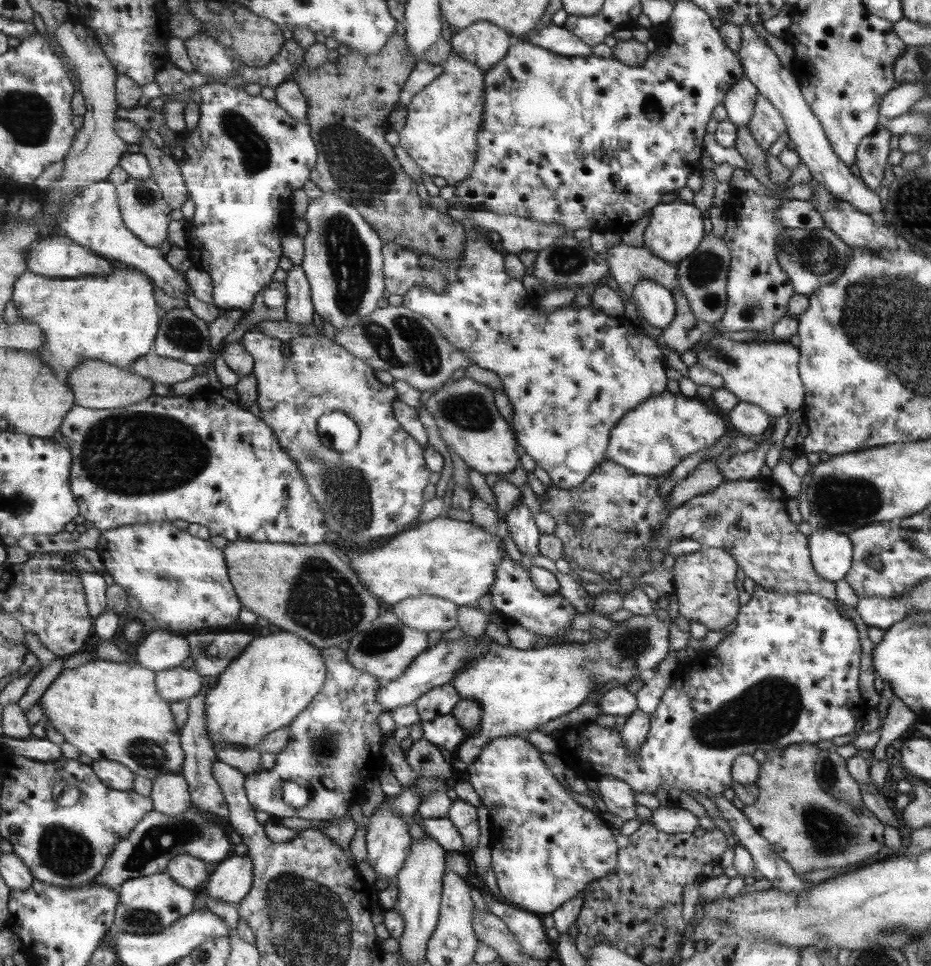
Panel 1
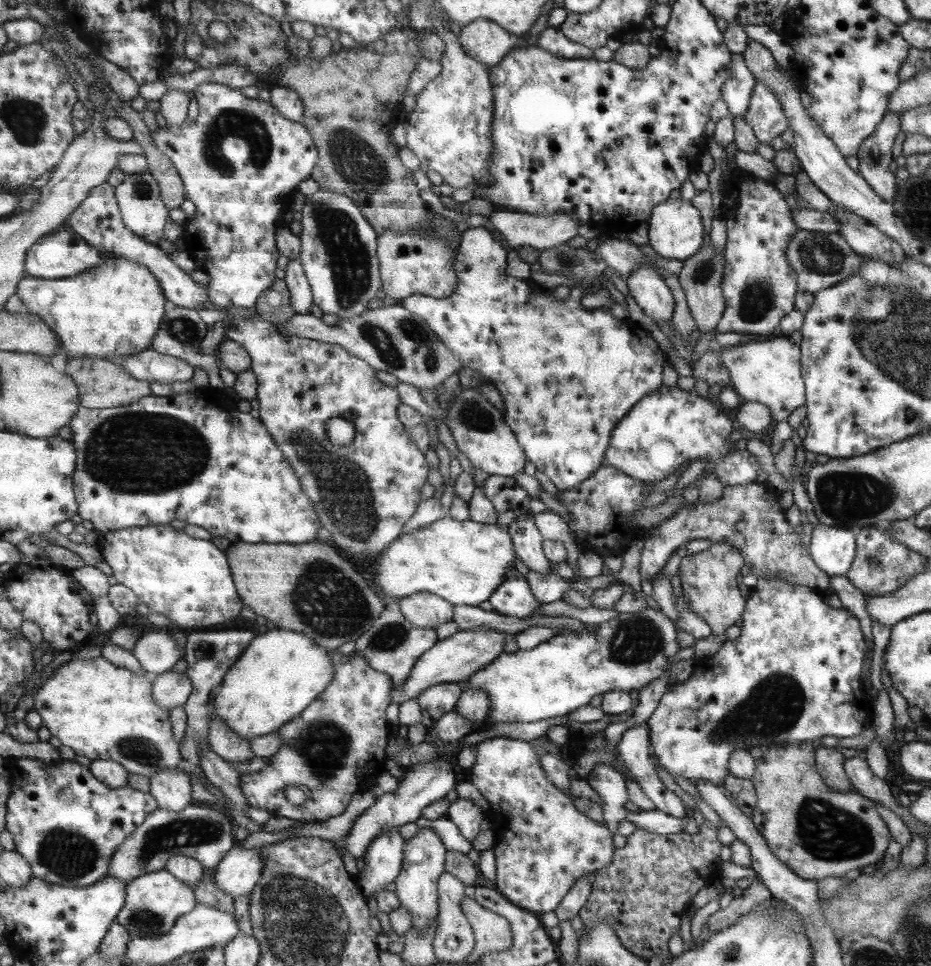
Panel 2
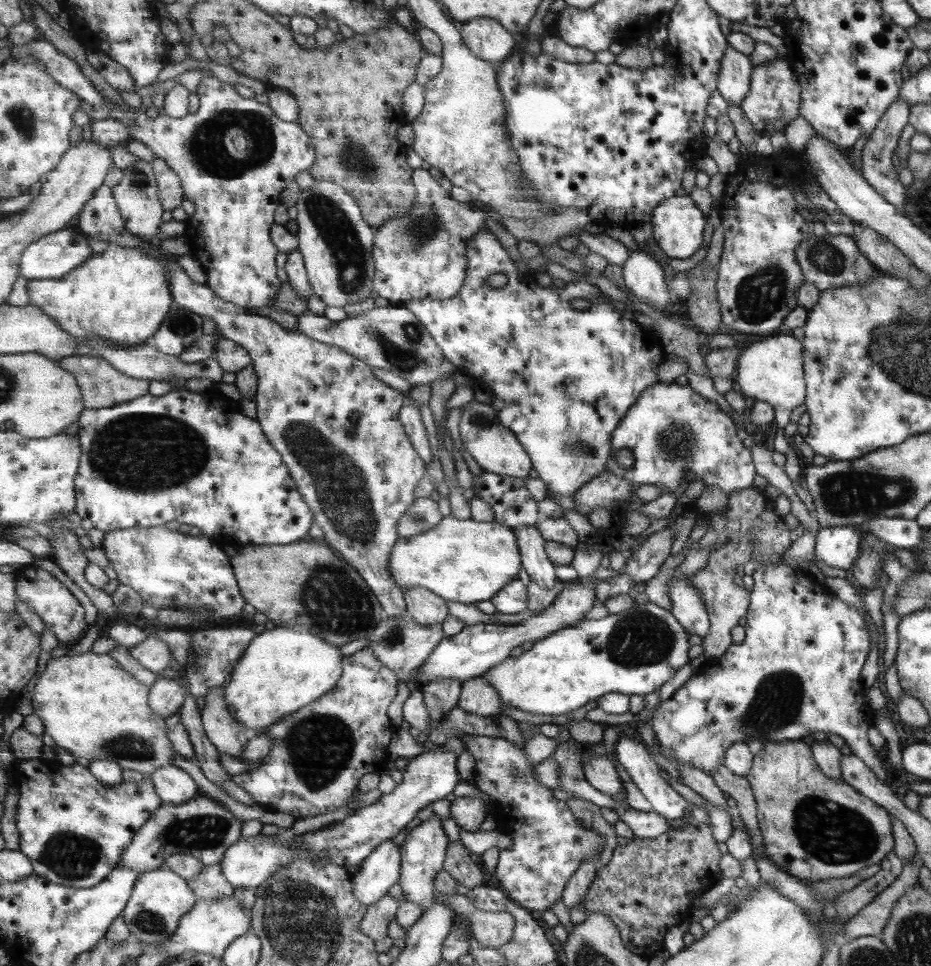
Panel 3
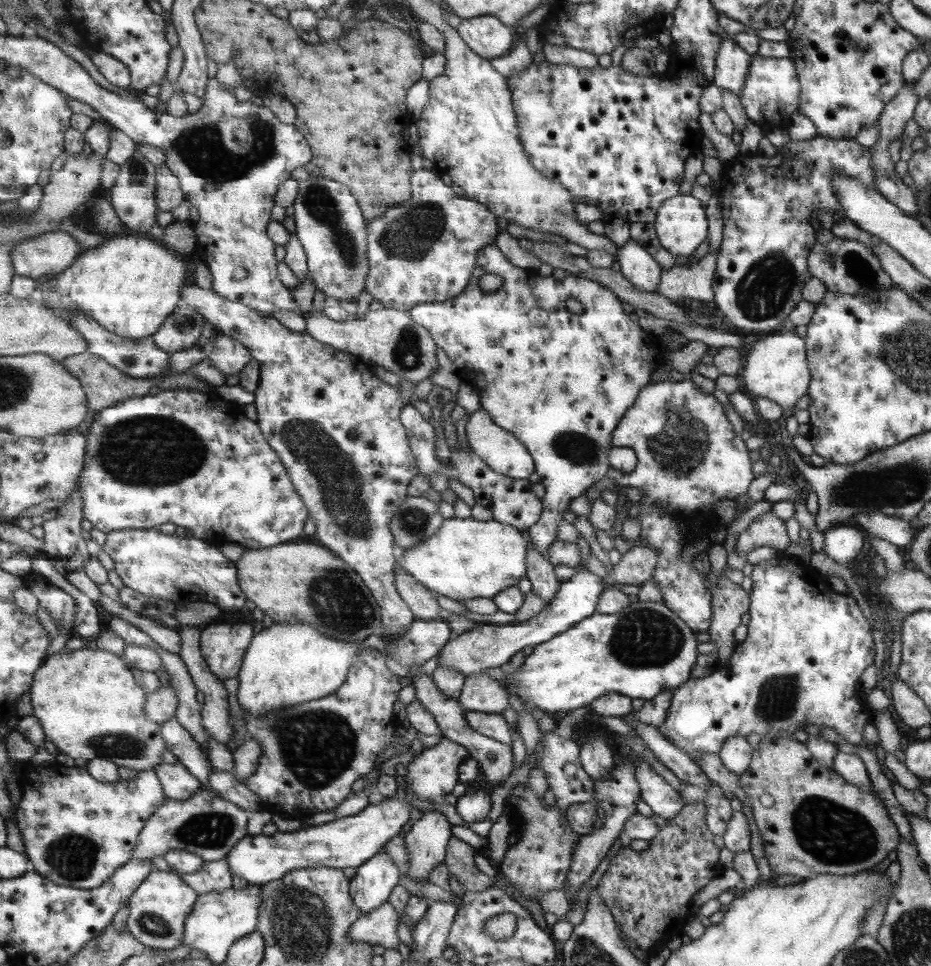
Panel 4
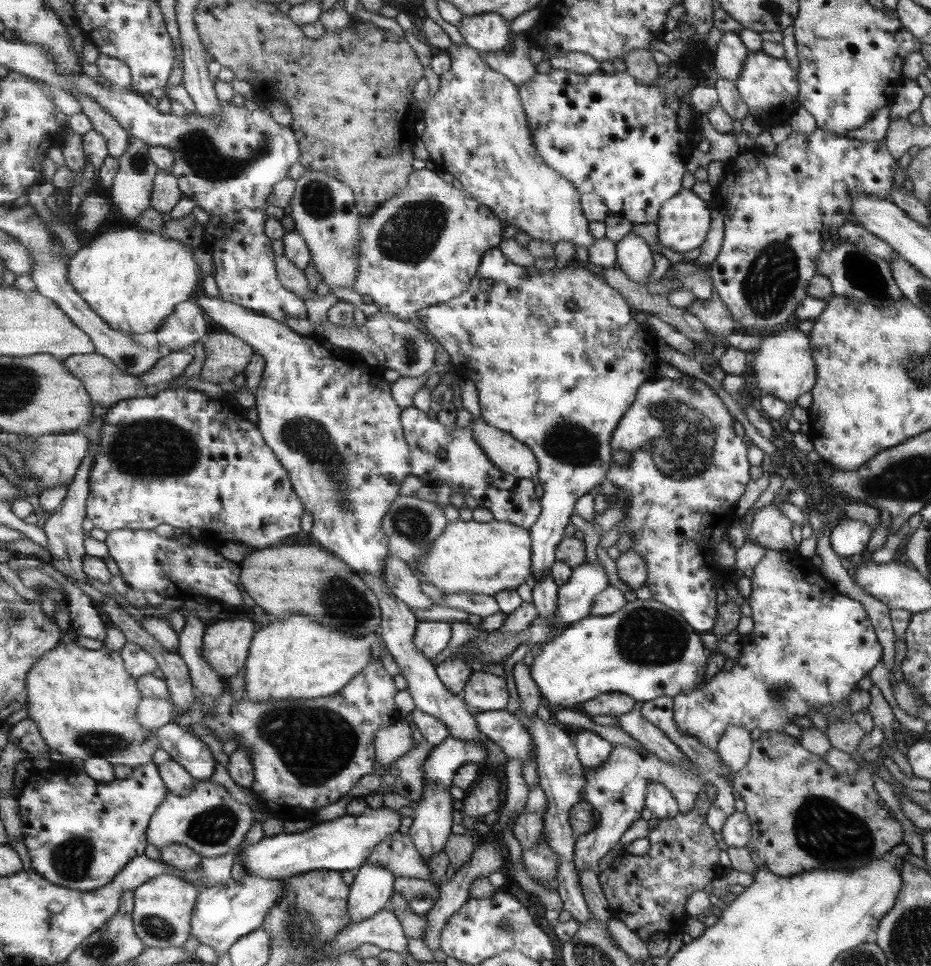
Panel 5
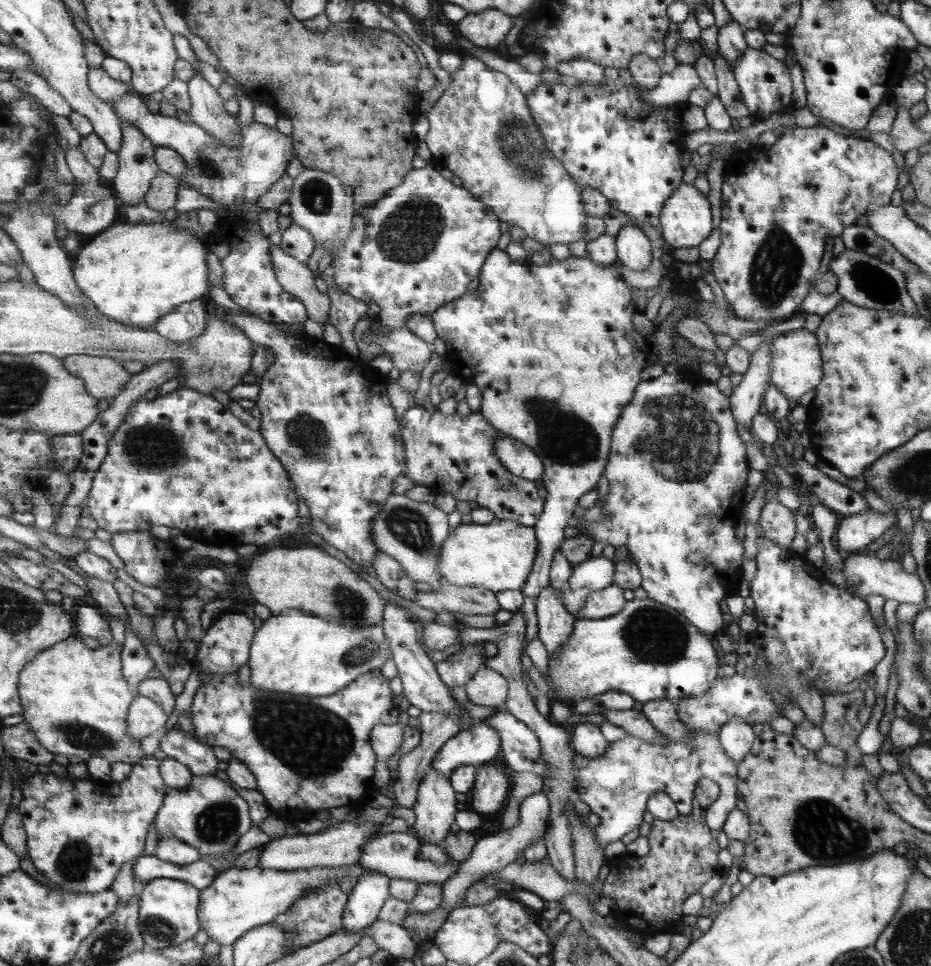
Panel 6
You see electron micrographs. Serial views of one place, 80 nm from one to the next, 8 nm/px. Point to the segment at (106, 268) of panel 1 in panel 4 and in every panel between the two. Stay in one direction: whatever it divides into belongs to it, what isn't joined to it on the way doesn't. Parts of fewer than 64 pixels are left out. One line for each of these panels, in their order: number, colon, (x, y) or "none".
2: (63, 254)
3: (55, 256)
4: (53, 253)

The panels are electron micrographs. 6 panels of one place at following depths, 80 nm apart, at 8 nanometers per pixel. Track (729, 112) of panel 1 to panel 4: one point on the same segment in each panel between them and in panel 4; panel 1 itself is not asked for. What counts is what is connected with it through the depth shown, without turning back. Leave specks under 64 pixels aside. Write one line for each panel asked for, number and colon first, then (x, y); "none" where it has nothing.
2: (736, 92)
3: (733, 84)
4: (732, 64)

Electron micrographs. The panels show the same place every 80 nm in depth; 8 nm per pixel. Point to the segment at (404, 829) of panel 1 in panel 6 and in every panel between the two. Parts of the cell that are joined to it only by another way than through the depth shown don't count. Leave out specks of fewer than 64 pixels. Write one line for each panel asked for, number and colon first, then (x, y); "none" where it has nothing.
2: (383, 861)
3: (378, 872)
4: (371, 886)
5: (373, 886)
6: (368, 897)

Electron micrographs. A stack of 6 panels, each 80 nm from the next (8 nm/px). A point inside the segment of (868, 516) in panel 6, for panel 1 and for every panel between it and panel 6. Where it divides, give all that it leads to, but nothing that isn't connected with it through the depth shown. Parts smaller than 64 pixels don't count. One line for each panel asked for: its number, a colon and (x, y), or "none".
1: (831, 552)
2: (832, 549)
3: (836, 547)
4: (841, 543)
5: (847, 539)

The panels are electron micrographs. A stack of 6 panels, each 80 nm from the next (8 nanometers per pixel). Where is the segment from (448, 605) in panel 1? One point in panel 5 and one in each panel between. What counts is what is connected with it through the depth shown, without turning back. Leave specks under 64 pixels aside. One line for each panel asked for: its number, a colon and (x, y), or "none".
2: (424, 610)
3: (425, 608)
4: (423, 605)
5: (404, 584)

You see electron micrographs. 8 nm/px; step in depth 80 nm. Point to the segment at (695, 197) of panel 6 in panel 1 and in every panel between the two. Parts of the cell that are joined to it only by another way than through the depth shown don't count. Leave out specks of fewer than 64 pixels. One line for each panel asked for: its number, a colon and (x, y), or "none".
1: (673, 231)
2: (674, 230)
3: (678, 225)
4: (680, 223)
5: (683, 220)

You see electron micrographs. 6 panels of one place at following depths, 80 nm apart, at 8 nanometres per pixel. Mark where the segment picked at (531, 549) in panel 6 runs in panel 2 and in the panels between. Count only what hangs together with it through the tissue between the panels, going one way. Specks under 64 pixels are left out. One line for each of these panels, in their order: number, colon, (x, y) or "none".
2: (463, 562)
3: (463, 561)
4: (466, 558)
5: (468, 557)

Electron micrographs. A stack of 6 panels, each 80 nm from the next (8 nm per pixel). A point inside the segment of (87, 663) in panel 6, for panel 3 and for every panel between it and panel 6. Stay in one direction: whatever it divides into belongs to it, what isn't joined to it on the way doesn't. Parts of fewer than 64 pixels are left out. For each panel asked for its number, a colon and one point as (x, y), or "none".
3: (92, 707)
4: (89, 702)
5: (85, 702)

